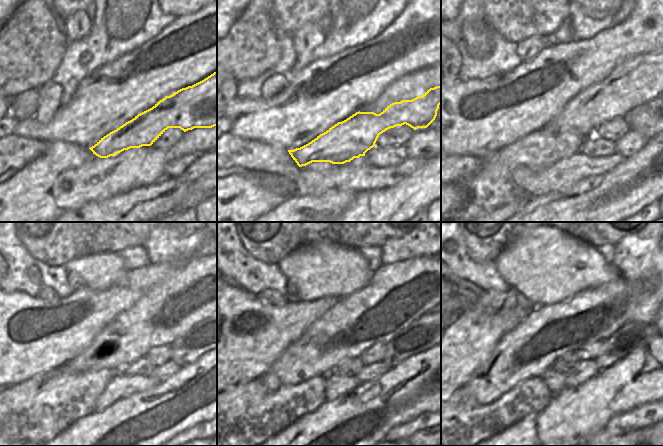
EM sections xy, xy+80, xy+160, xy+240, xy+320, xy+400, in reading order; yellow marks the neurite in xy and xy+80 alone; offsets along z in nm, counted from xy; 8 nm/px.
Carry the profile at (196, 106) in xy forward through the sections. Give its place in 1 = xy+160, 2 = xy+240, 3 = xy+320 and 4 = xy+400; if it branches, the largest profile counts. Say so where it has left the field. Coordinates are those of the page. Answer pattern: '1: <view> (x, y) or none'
1: xy+160 (492, 187)
2: xy+240 (14, 425)
3: xy+320 (237, 420)
4: xy+400 (461, 423)

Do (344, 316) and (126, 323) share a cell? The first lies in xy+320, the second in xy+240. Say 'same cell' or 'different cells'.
same cell

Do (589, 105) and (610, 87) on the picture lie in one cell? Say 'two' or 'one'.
one

